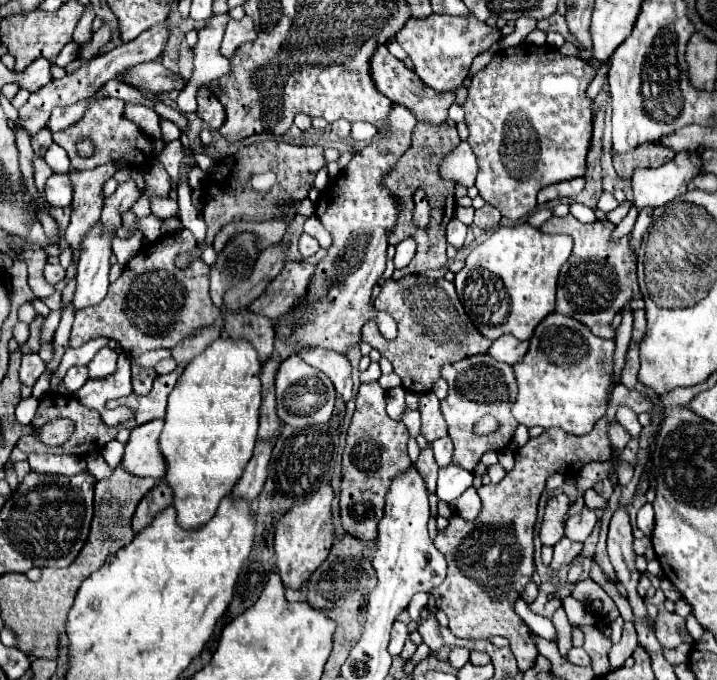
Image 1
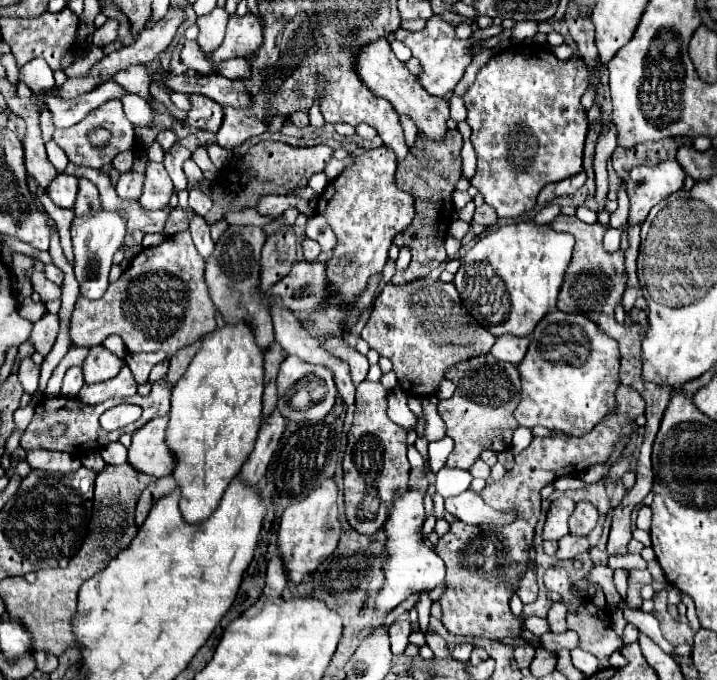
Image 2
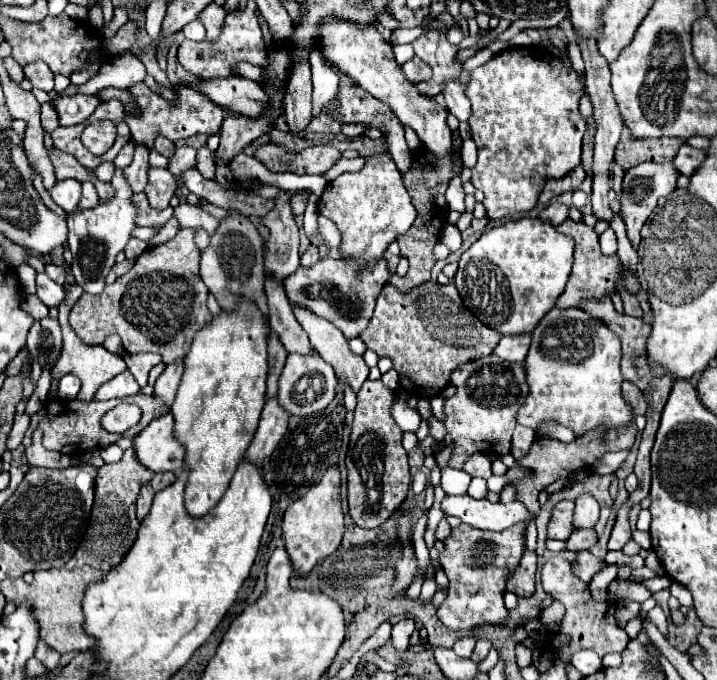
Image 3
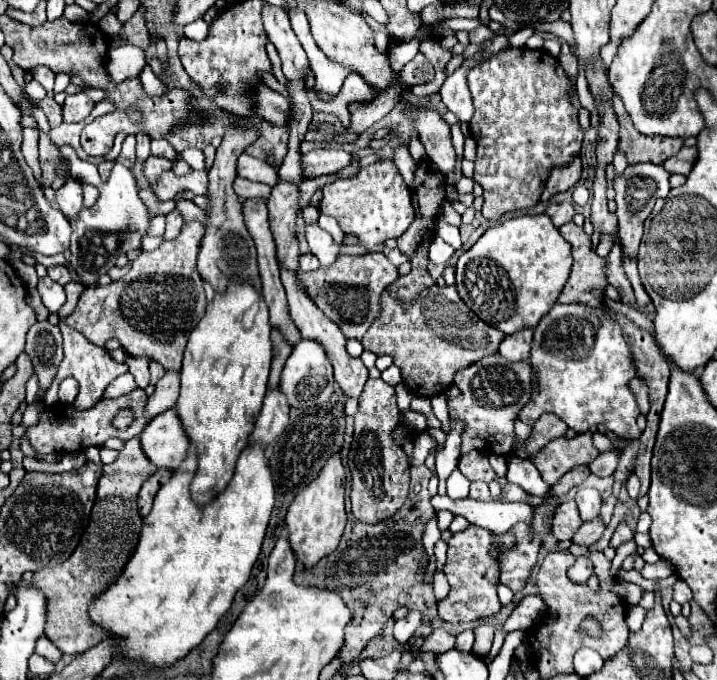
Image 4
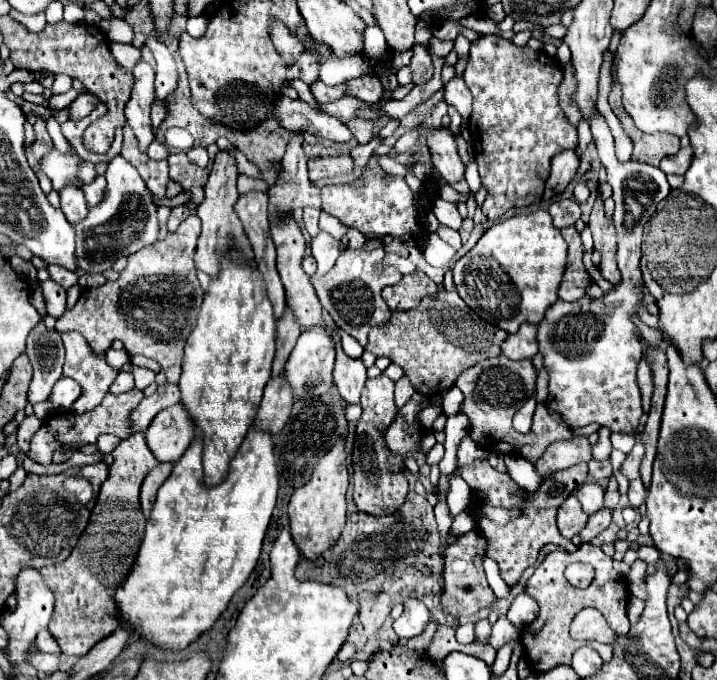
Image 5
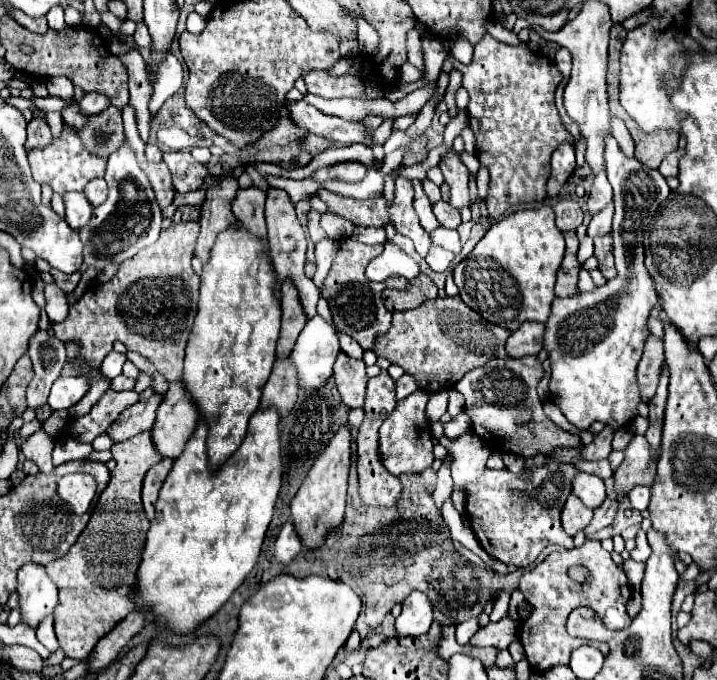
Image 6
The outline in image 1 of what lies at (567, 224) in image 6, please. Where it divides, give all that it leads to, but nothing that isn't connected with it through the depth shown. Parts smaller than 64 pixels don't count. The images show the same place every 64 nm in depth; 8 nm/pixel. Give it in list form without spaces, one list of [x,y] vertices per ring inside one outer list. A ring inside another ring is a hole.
[[[538,210],[538,212],[534,212],[534,214],[530,214],[524,222],[526,224],[530,224],[530,226],[536,226],[536,228],[540,228],[548,218],[552,216],[552,212],[550,210]]]

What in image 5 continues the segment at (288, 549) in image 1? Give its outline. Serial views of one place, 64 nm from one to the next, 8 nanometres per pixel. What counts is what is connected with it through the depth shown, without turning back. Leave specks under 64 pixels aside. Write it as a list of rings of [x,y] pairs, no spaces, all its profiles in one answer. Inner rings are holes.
[[[338,440],[332,446],[332,450],[316,464],[310,482],[292,494],[288,504],[290,534],[306,560],[318,560],[320,554],[332,548],[332,544],[336,544],[336,540],[340,538],[340,532],[346,522],[346,498],[344,498],[346,488],[348,488],[346,452],[344,452],[344,440]]]

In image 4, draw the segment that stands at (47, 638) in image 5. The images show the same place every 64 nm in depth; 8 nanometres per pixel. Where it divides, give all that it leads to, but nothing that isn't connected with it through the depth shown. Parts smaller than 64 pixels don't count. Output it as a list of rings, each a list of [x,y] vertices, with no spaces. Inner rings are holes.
[[[40,636],[38,638],[38,642],[36,642],[36,654],[40,654],[42,658],[46,658],[46,660],[50,660],[50,662],[58,662],[60,660],[60,656],[62,656],[62,652],[46,638],[46,636]]]

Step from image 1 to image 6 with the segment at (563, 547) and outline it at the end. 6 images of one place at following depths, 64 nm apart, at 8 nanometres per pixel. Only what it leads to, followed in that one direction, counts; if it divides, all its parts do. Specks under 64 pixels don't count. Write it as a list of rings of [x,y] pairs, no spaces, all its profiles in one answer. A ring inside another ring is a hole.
[[[604,500],[604,502],[602,502],[602,506],[594,510],[594,518],[592,518],[592,522],[584,528],[586,536],[592,536],[594,532],[598,532],[598,530],[602,530],[602,528],[610,526],[610,522],[612,522],[612,520],[614,520],[614,516],[616,516],[616,510],[618,510],[618,502]]]

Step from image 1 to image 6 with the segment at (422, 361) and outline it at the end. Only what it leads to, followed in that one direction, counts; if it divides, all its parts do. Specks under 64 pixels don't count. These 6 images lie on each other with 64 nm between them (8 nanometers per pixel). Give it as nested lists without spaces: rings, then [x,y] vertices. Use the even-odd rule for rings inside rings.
[[[460,296],[438,297],[434,300],[426,300],[424,304],[420,304],[414,310],[394,312],[390,330],[384,336],[380,336],[380,340],[376,340],[376,348],[372,348],[372,352],[376,356],[382,356],[382,358],[390,360],[392,364],[402,366],[404,372],[408,372],[410,376],[416,378],[420,390],[424,390],[424,392],[442,392],[442,390],[454,388],[454,384],[468,370],[482,366],[490,358],[506,358],[508,354],[504,350],[504,344],[506,344],[508,334],[510,332],[506,328],[500,328],[496,324],[488,324],[478,312],[468,308],[460,300]]]

